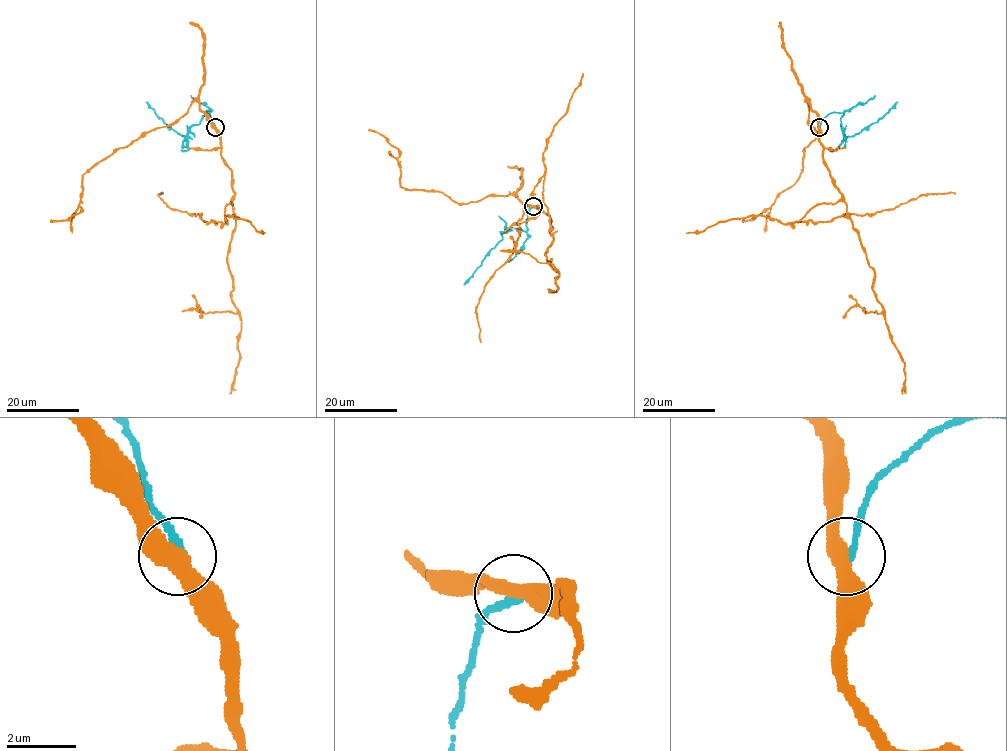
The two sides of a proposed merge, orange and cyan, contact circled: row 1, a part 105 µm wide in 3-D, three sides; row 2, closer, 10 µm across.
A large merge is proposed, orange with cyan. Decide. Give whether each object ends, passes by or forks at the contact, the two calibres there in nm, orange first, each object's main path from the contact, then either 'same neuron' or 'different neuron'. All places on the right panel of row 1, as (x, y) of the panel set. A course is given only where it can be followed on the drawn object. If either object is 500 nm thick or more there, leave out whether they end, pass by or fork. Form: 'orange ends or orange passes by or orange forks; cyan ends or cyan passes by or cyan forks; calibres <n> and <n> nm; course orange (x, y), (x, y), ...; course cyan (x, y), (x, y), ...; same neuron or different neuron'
orange passes by; cyan ends; calibres 400 and 200 nm; course orange (819, 127), (823, 164), (842, 197), (814, 205), (789, 223), (870, 215), (920, 195), (954, 194); course cyan (820, 127), (822, 120), (829, 114), (843, 112), (840, 120), (846, 138), (876, 122), (897, 102); different neuron

